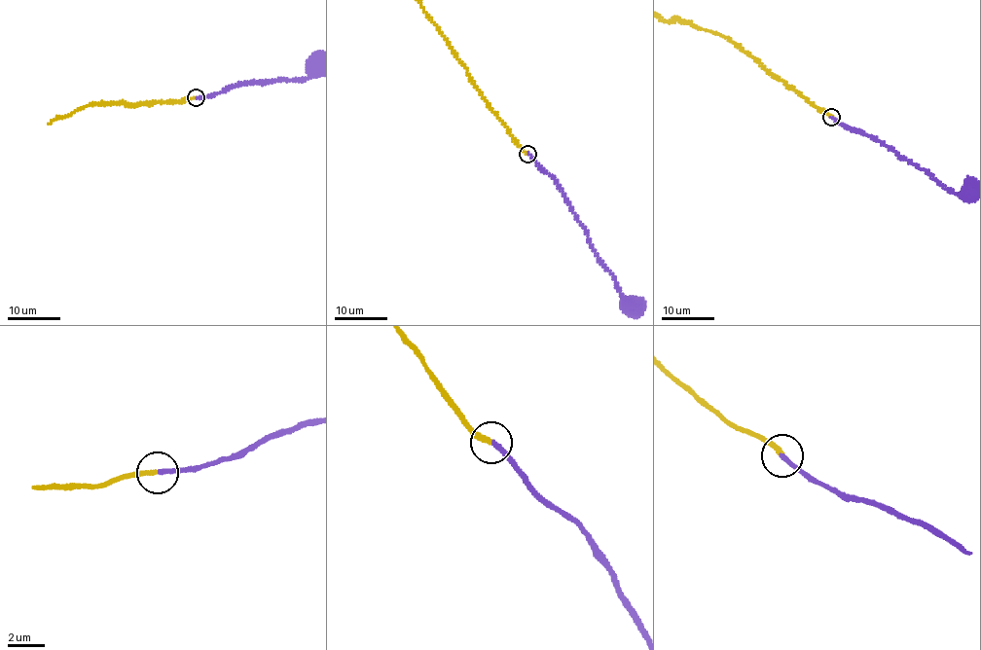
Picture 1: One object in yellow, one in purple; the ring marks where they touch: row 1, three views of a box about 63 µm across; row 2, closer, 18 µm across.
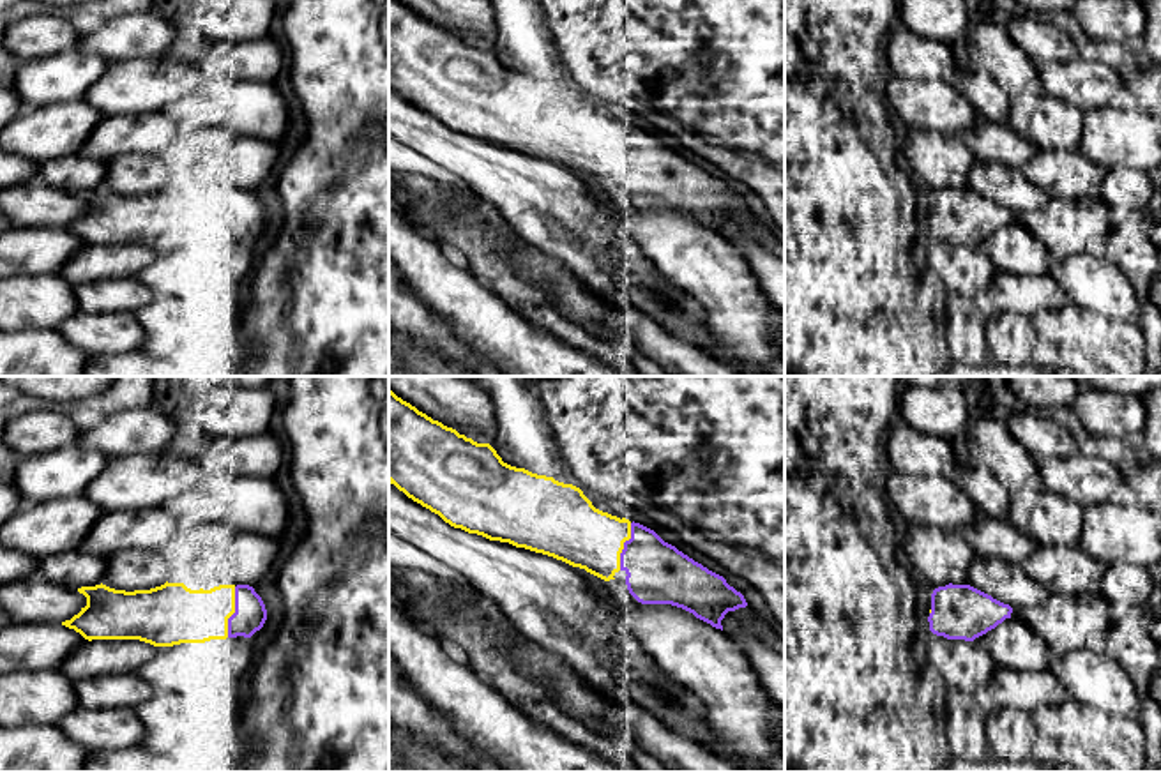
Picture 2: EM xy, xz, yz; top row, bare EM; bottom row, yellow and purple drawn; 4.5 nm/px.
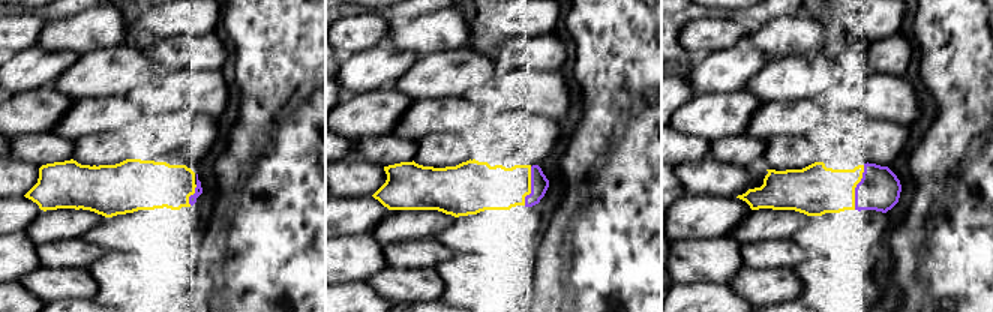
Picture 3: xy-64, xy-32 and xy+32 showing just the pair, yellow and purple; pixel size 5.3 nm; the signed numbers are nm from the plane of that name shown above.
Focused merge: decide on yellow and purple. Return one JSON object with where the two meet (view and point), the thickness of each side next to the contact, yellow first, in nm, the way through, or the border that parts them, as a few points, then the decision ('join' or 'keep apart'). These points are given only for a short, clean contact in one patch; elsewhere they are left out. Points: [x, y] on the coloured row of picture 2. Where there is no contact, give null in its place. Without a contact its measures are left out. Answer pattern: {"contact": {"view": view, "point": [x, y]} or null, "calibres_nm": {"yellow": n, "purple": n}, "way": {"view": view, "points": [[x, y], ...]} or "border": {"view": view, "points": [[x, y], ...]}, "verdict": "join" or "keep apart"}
{"contact": {"view": "xy", "point": [234, 612]}, "calibres_nm": {"yellow": 260, "purple": 150}, "verdict": "join"}

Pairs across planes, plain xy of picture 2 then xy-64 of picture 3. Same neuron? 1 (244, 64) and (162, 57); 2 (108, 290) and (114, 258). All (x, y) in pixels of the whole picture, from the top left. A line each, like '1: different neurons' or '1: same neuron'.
1: same neuron
2: different neurons

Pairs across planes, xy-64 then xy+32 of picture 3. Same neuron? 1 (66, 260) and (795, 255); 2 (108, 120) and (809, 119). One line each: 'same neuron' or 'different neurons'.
1: same neuron
2: same neuron

